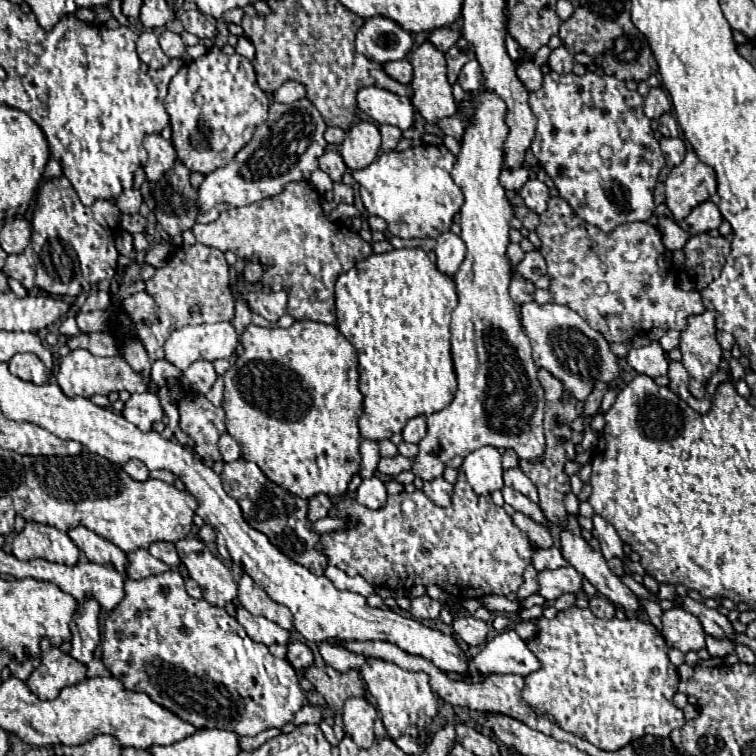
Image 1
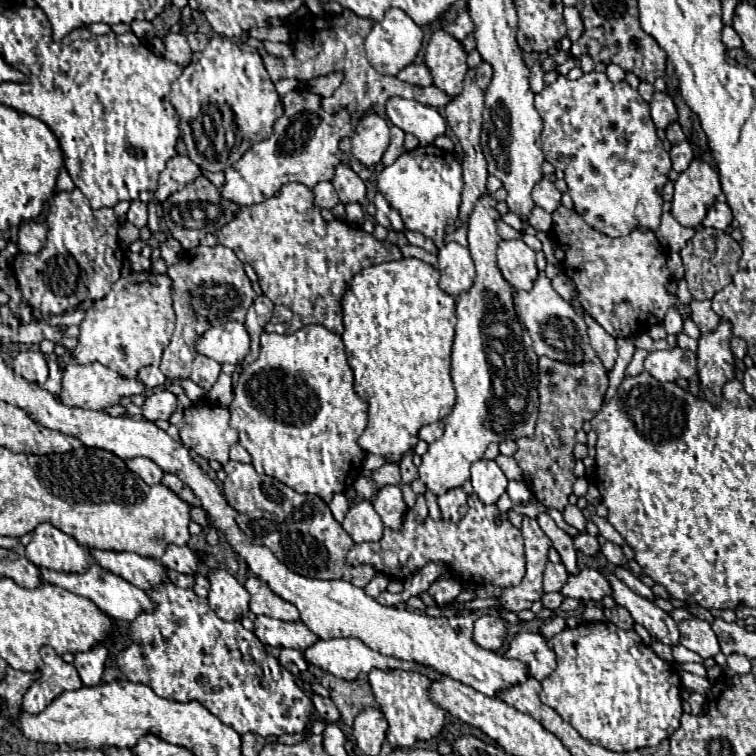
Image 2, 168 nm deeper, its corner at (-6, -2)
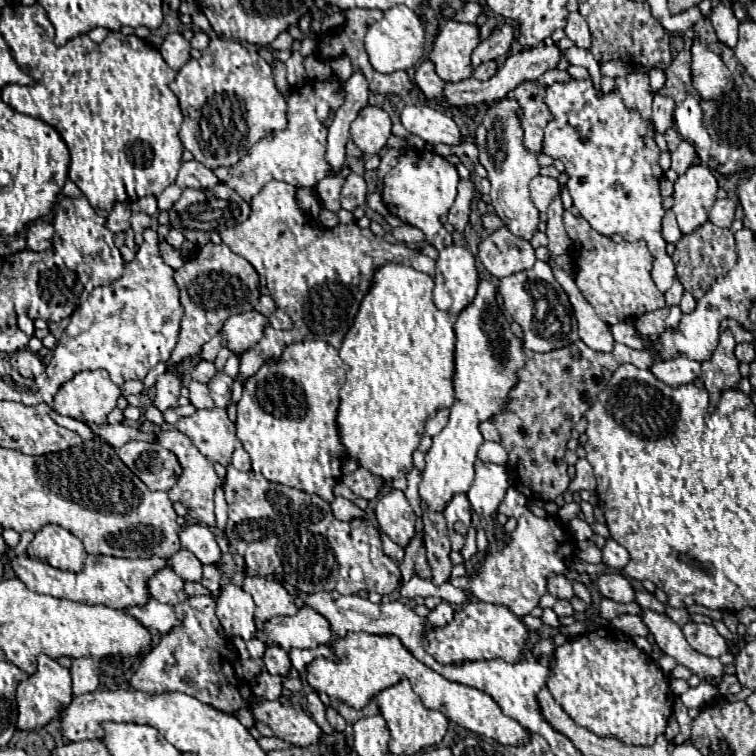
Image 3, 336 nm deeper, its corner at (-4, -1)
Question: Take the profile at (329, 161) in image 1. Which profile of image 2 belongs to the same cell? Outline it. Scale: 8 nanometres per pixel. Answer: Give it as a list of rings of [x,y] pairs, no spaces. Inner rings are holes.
[[[344,163],[336,167],[336,175],[332,185],[340,197],[340,203],[364,203],[366,201],[366,185],[364,181]]]

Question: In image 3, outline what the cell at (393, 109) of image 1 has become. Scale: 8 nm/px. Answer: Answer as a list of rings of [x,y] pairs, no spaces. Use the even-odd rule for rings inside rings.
[[[404,106],[400,120],[408,132],[420,136],[426,142],[426,148],[432,148],[440,142],[450,146],[460,142],[460,130],[456,122],[448,116],[448,112],[440,112],[432,106]]]

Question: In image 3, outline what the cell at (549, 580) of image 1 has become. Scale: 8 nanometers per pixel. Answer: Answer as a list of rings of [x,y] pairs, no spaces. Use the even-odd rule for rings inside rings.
[[[600,574],[594,582],[598,592],[604,598],[616,600],[616,602],[634,602],[634,588],[622,574]]]

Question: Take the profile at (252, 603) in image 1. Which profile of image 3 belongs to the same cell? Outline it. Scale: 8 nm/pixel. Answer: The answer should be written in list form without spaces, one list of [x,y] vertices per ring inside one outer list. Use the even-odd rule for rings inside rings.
[[[252,576],[242,586],[256,602],[256,618],[266,622],[274,616],[294,616],[298,612],[294,596],[274,578]]]

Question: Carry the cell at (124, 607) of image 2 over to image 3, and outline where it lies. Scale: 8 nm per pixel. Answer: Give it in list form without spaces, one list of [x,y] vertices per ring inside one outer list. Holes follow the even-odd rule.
[[[150,598],[150,600],[148,600],[146,604],[142,604],[142,606],[126,608],[124,612],[130,614],[130,616],[134,616],[142,626],[152,628],[152,630],[156,630],[156,632],[160,632],[160,634],[168,632],[172,626],[178,624],[172,606],[170,606],[170,604],[162,604],[162,602],[158,602],[156,598]]]

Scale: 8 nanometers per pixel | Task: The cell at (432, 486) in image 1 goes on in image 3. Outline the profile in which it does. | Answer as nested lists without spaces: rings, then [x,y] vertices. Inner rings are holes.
[[[456,494],[444,508],[444,518],[448,522],[448,528],[454,532],[466,536],[470,528],[470,502],[466,494]]]

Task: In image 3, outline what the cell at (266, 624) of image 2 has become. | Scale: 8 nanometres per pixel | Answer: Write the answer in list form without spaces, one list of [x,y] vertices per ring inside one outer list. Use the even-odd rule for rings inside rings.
[[[308,606],[300,608],[294,616],[268,620],[264,626],[268,640],[278,644],[286,652],[290,652],[292,648],[314,648],[328,644],[334,638],[326,618],[322,618]]]

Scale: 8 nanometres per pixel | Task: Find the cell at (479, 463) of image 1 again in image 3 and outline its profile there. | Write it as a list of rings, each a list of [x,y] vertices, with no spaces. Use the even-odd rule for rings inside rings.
[[[482,464],[476,468],[476,478],[468,490],[472,508],[480,516],[494,516],[510,486],[504,466]]]

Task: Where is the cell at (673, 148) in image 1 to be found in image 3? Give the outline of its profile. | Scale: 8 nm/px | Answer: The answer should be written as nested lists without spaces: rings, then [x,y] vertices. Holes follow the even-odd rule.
[[[682,140],[680,146],[672,152],[672,170],[676,170],[678,174],[684,174],[688,170],[688,166],[694,164],[696,158],[696,150],[690,142]]]

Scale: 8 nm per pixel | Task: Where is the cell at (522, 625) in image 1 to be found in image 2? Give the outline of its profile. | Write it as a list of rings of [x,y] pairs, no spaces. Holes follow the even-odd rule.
[[[560,616],[553,617],[543,624],[540,633],[547,639],[552,638],[567,627],[565,619]]]

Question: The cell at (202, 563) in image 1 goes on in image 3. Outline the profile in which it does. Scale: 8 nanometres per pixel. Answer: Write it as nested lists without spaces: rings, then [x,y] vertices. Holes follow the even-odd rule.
[[[228,582],[220,588],[216,604],[216,616],[228,636],[242,636],[244,640],[254,638],[254,600],[248,592]]]

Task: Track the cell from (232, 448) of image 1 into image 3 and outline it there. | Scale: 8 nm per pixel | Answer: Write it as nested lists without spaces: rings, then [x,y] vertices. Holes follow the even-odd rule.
[[[244,448],[234,450],[234,454],[232,454],[232,466],[238,468],[238,470],[244,470],[244,472],[250,470],[250,456],[248,456],[248,452]]]

